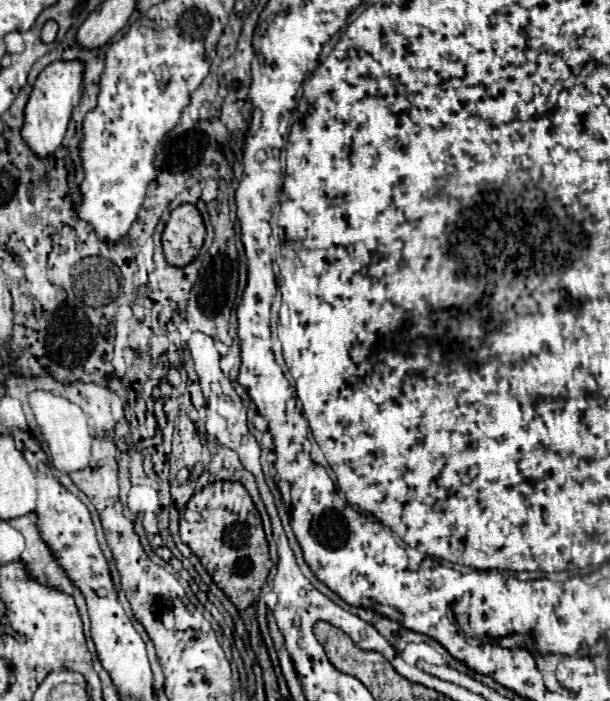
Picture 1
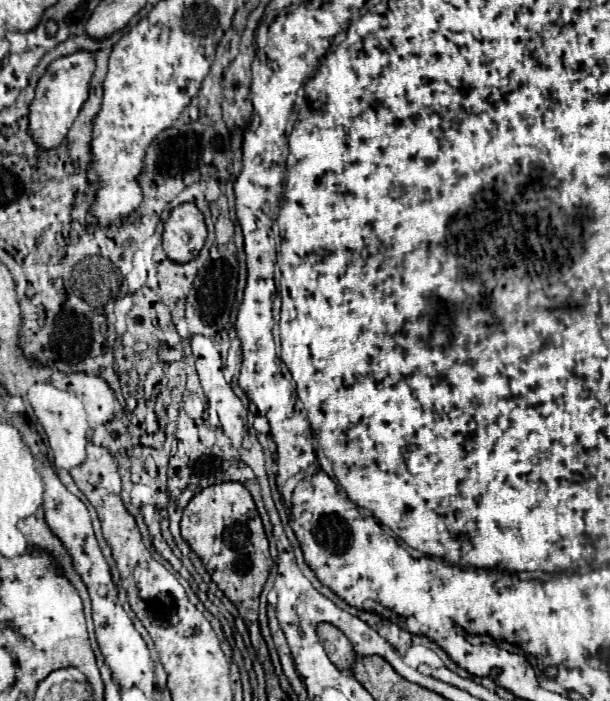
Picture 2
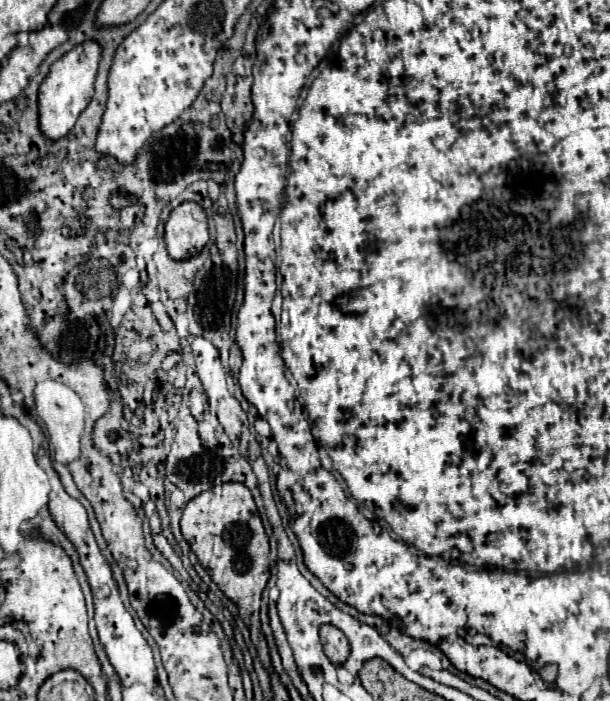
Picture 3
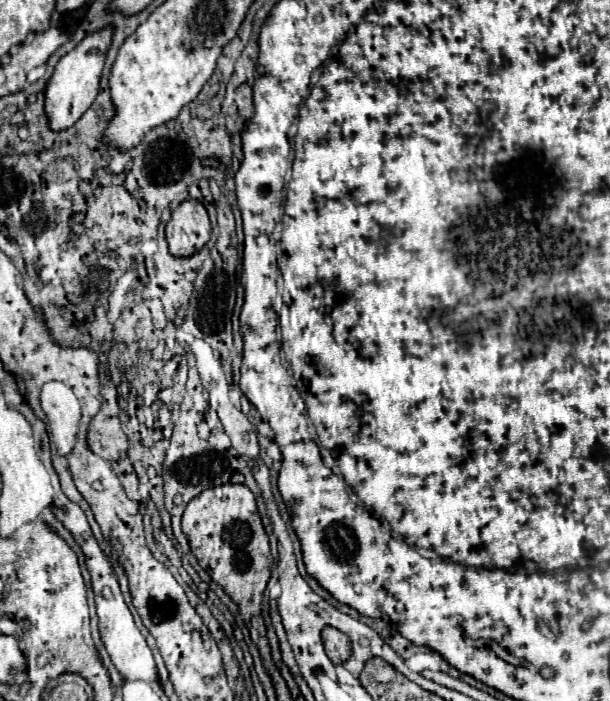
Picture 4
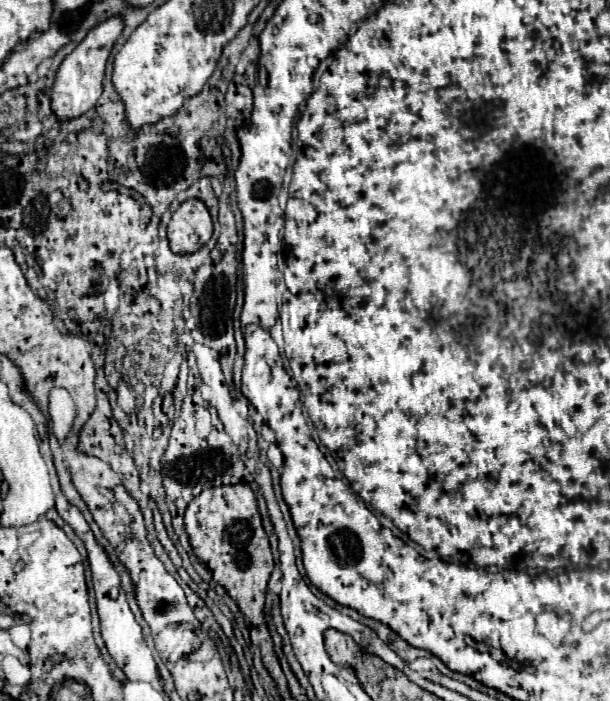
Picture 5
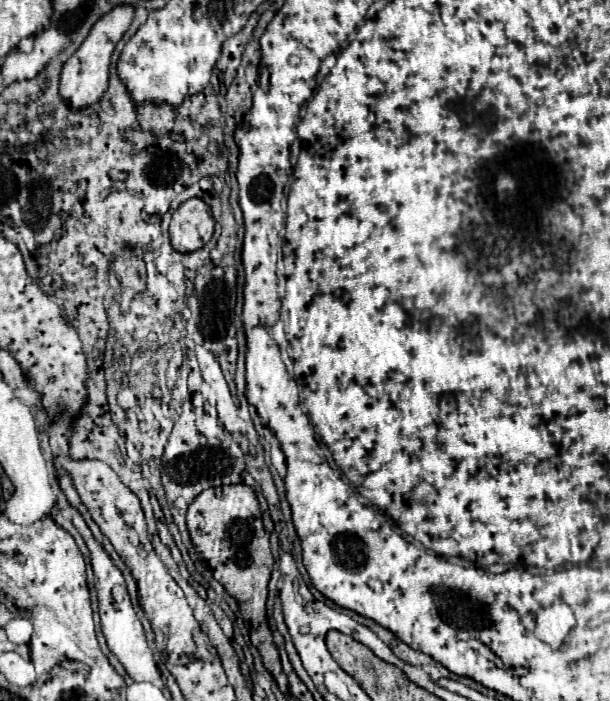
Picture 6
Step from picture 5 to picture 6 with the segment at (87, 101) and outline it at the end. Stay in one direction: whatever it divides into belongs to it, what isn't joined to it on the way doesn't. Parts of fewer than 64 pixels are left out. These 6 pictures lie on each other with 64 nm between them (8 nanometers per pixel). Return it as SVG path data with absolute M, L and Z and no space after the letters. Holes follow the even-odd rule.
M116 6L114 10L110 10L92 26L88 38L80 44L76 54L72 54L68 62L64 64L60 72L60 96L68 102L72 110L80 110L80 108L88 108L96 104L96 100L100 100L100 96L106 92L112 50L122 38L122 34L128 30L132 22L132 14L134 14L132 6Z

